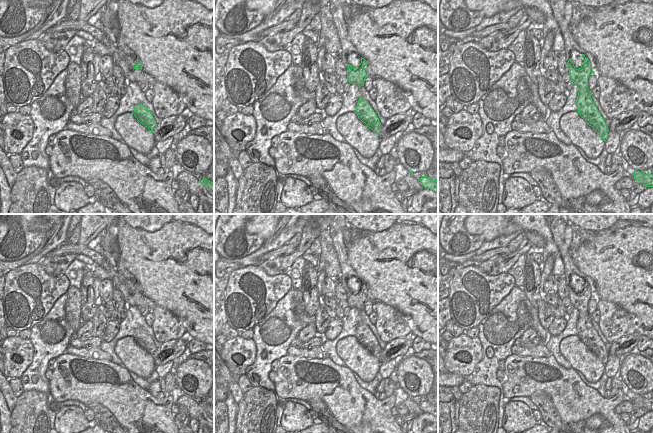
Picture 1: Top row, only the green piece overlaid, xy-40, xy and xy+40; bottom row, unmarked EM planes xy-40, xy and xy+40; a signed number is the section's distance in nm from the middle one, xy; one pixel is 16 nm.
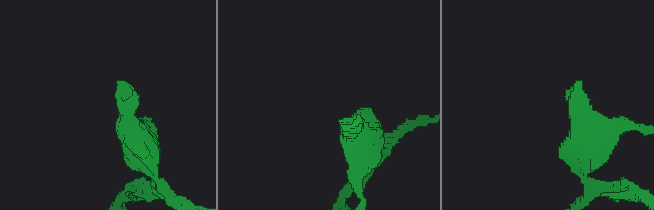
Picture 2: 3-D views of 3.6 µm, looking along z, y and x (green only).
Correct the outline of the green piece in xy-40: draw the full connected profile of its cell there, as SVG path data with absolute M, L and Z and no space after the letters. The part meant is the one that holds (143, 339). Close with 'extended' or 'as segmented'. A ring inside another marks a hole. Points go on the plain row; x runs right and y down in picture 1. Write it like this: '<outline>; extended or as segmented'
M142 328L136 329L132 337L140 347L145 349L153 357L157 348L152 337L145 330Z; as segmented

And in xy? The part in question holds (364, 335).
M359 322L355 337L363 347L379 359L382 349L368 325Z; as segmented

